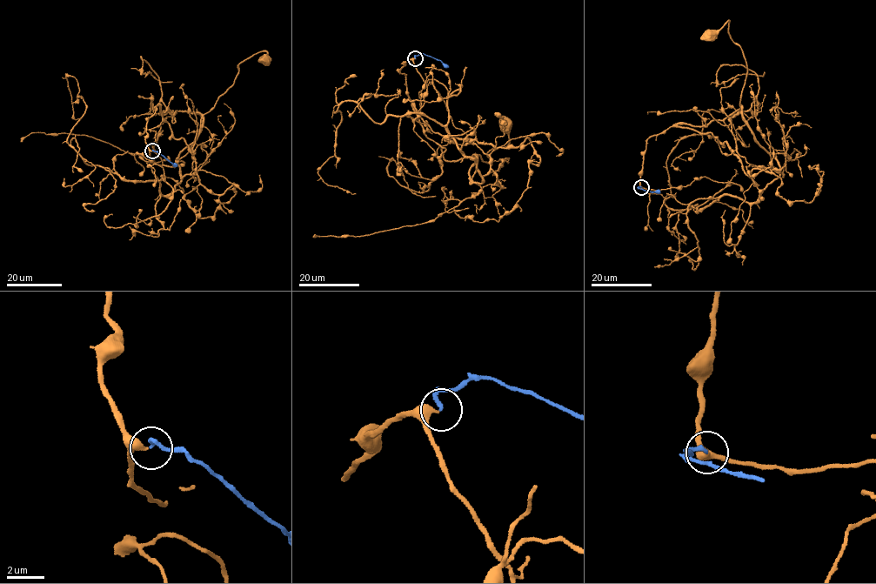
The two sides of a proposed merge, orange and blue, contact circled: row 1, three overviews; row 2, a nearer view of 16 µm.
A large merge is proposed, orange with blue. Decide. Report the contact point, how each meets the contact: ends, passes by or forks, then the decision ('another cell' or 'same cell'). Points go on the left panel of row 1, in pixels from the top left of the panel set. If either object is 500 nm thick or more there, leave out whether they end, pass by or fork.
(152, 151) | orange passes by | blue ends | same cell

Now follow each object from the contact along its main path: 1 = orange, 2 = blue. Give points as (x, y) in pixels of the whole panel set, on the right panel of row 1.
1: (641, 187), (651, 137), (675, 124), (723, 120), (742, 106), (742, 50), (728, 21), (711, 35)
2: (642, 187), (659, 191)

